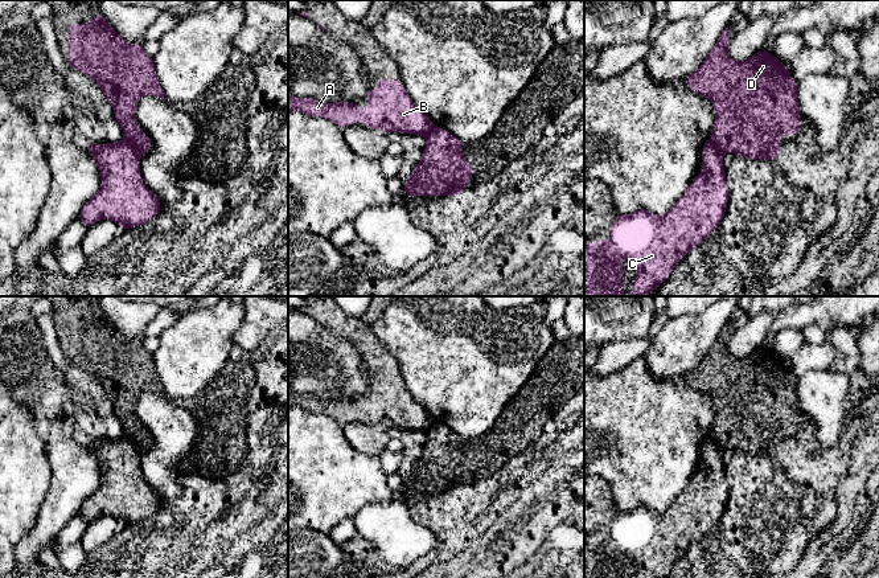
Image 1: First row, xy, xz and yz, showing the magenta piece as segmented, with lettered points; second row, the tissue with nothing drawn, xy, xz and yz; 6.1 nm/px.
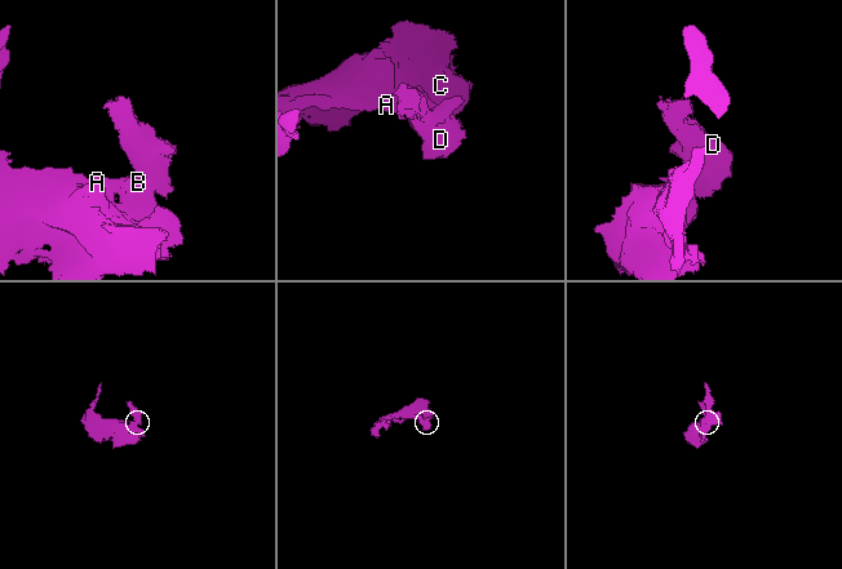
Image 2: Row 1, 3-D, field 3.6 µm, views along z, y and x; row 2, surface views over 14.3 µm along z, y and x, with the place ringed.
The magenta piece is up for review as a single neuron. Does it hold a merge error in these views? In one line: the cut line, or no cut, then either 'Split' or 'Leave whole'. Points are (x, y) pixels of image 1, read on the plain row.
Split along xy (124, 434), (140, 450). Split

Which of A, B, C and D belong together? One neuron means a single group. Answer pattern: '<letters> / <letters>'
A B C / D

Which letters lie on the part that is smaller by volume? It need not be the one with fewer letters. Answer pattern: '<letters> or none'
D

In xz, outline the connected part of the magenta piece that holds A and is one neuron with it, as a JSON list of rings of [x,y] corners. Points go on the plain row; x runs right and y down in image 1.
[[[379,376],[377,385],[366,392],[367,409],[356,399],[321,399],[313,394],[293,394],[288,388],[288,407],[329,415],[348,423],[363,418],[365,423],[383,429],[403,429],[426,433],[435,422],[411,397],[401,376]]]

